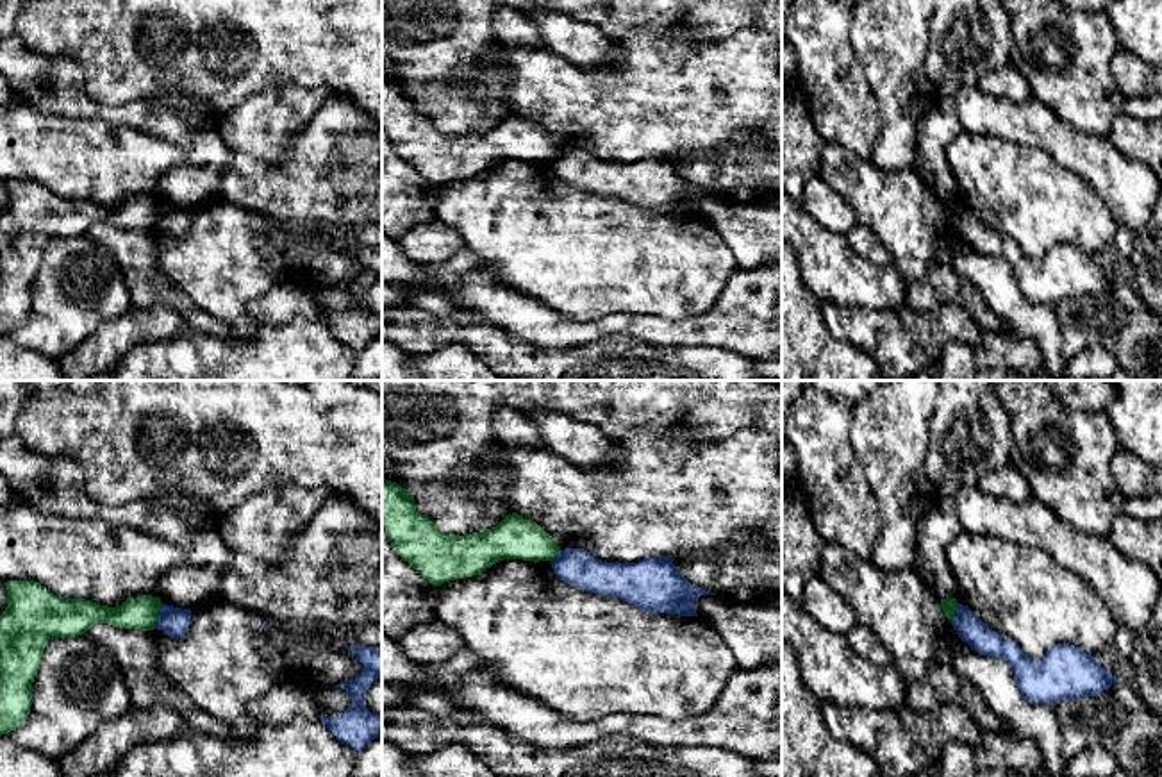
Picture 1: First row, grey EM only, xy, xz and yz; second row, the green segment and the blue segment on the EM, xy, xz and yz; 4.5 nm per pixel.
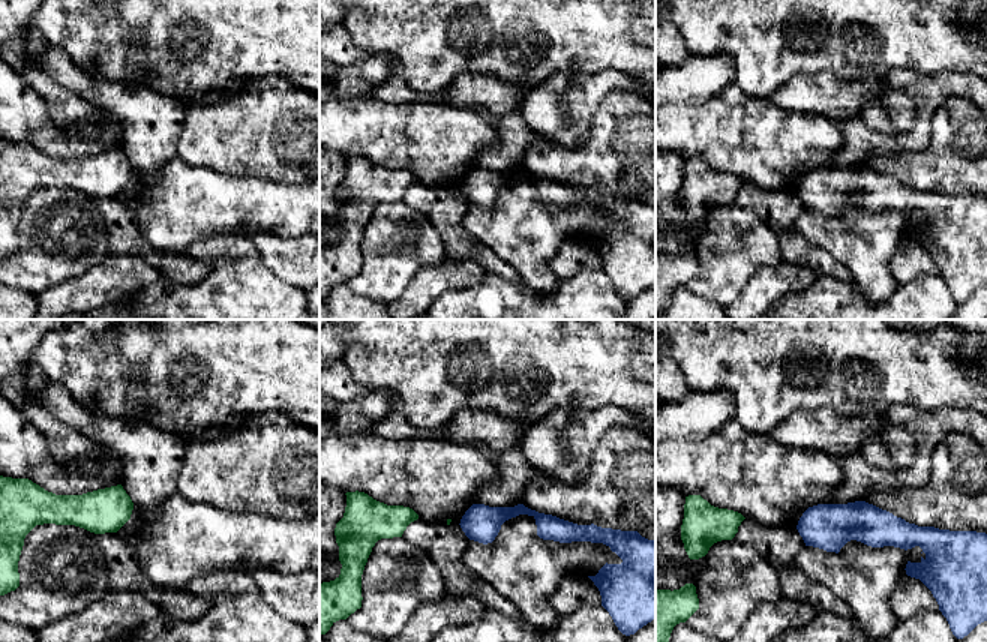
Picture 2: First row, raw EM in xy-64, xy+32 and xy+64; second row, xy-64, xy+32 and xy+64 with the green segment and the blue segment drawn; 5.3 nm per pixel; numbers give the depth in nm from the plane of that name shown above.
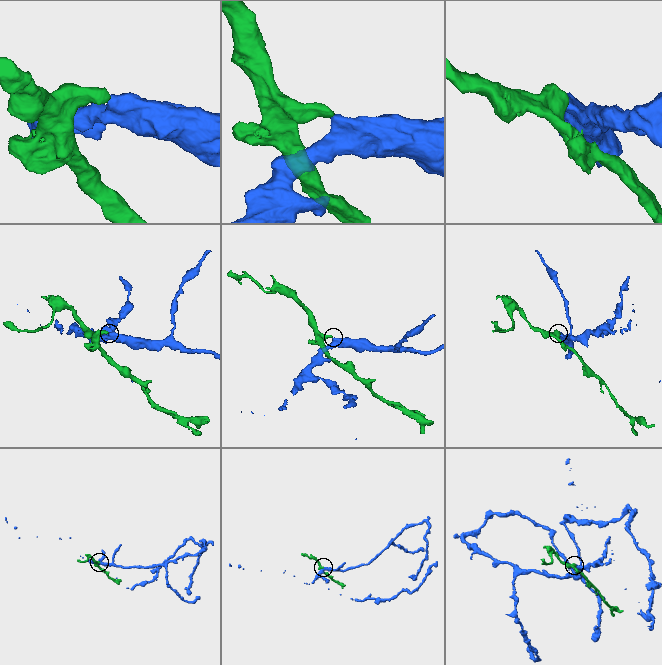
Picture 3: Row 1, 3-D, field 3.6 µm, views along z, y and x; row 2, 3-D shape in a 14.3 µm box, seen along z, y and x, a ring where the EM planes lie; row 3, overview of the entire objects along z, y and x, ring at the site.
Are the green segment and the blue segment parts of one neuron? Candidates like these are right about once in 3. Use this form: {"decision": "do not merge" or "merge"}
{"decision": "do not merge"}

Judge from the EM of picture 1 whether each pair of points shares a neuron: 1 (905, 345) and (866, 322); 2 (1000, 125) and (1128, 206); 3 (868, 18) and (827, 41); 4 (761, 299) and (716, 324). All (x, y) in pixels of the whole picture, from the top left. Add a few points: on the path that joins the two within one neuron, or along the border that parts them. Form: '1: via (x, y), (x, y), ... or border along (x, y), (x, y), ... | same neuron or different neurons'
1: via (896, 336), (875, 324) | same neuron
2: via (1034, 124), (1078, 150), (1100, 172) | same neuron
3: border along (852, 18), (850, 43), (863, 68) | different neurons
4: via (750, 309), (738, 322), (727, 324) | same neuron

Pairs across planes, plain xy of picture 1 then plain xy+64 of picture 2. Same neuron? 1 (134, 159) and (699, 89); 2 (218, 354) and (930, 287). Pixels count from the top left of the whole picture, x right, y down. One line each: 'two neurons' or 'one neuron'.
1: two neurons
2: one neuron

